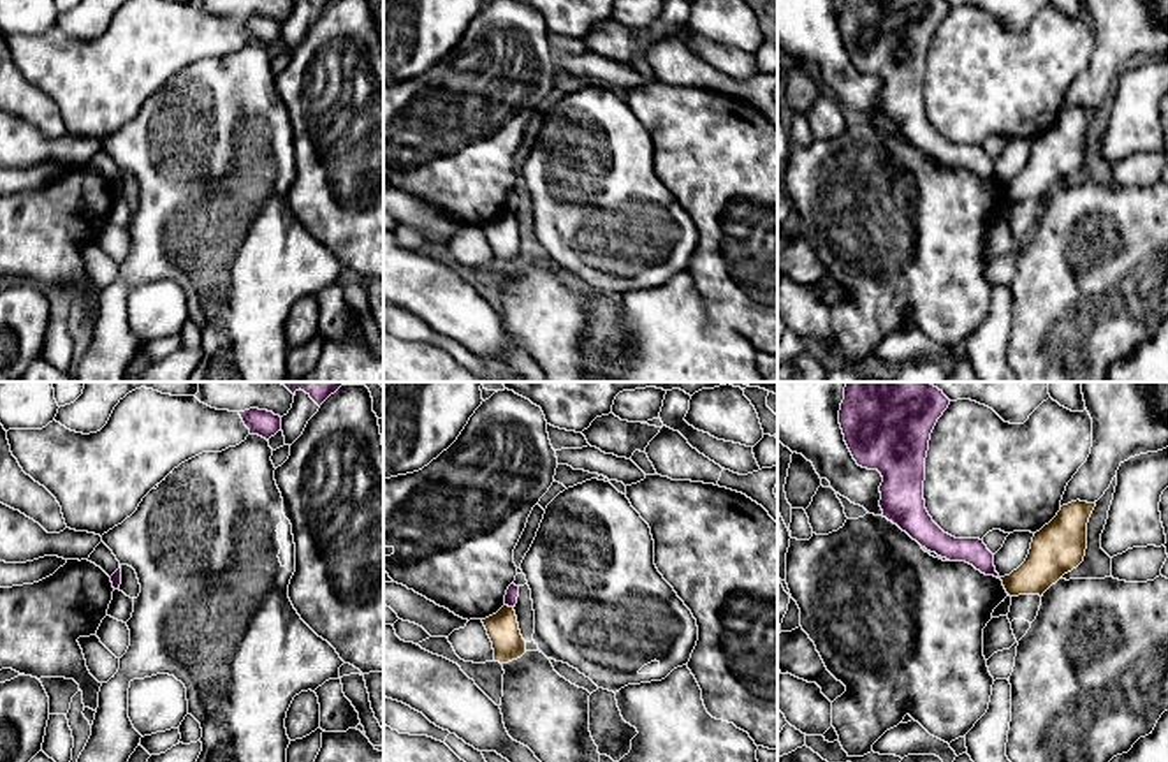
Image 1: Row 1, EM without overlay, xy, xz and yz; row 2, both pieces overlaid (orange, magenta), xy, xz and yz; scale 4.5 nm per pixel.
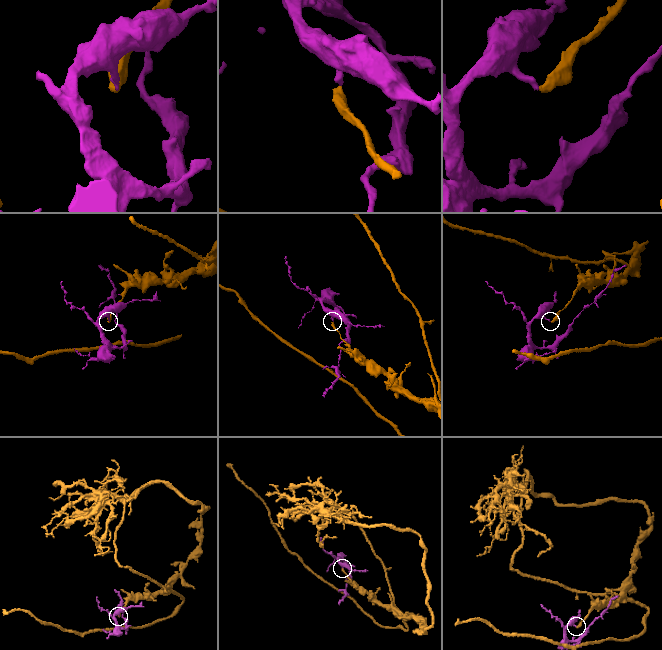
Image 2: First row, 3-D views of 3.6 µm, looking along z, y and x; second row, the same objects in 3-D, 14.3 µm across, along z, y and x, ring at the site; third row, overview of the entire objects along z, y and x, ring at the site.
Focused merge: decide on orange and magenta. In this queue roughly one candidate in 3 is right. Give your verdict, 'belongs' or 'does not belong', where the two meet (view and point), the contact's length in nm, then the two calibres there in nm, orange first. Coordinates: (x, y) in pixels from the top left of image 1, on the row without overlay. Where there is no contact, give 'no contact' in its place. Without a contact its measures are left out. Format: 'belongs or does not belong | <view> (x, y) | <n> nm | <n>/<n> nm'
does not belong | xz (507, 212) | 40 nm | 140/60 nm

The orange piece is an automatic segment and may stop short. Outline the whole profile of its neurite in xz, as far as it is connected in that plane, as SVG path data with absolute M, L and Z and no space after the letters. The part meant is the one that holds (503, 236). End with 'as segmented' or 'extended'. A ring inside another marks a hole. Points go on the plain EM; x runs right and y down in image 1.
M503 211L496 220L482 225L493 248L494 267L508 269L526 259L514 213Z; as segmented

